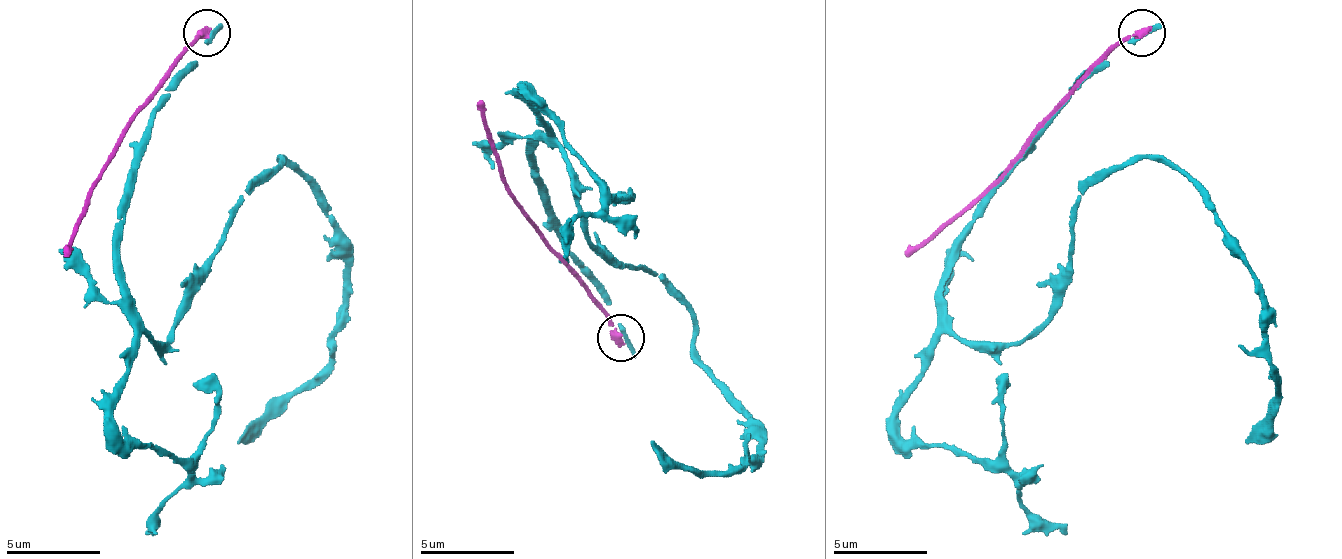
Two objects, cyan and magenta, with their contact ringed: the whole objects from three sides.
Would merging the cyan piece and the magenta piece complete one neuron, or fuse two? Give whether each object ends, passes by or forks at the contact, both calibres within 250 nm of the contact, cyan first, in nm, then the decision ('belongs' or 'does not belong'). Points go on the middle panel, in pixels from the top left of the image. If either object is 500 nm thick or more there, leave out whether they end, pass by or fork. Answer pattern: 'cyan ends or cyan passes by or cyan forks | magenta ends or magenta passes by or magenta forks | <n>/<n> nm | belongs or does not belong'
cyan ends | magenta ends | 320/400 nm | does not belong

